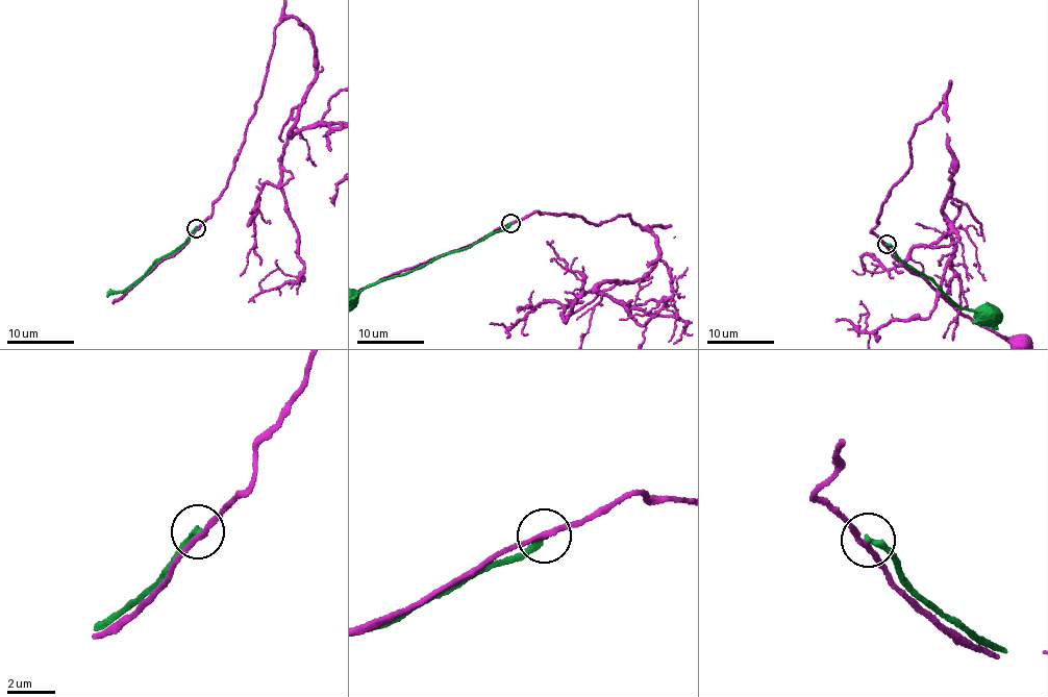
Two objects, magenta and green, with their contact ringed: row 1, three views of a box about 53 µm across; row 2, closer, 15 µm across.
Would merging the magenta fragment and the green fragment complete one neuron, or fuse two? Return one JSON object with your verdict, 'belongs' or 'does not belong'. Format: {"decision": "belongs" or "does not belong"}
{"decision": "does not belong"}

